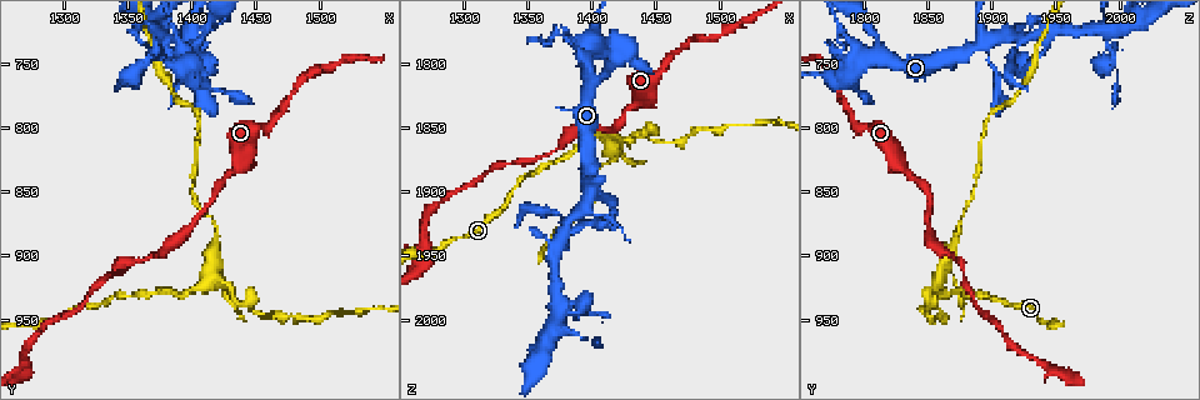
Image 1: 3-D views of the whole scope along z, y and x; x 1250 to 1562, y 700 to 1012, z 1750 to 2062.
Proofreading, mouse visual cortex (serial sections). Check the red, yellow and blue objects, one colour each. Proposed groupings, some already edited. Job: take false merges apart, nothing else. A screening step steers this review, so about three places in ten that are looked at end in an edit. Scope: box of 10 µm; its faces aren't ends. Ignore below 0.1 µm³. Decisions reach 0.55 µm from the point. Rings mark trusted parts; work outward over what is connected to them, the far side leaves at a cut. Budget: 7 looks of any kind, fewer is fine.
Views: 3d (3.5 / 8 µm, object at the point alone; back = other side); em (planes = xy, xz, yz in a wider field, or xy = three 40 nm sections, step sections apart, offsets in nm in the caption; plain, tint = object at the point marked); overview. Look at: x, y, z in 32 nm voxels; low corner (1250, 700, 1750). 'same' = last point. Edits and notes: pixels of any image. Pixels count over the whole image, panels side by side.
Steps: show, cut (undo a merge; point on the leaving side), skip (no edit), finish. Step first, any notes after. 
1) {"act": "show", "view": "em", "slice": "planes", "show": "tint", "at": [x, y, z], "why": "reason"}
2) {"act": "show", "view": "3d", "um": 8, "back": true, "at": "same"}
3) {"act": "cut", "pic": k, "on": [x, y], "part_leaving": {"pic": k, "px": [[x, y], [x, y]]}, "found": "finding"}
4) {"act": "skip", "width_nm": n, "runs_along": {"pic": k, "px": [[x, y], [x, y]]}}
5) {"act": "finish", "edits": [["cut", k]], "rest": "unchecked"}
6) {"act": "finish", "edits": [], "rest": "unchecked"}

{"act": "show", "view": "3d", "um": 3.5, "at": [1374, 724, 1942], "why": "abrupt turn"}

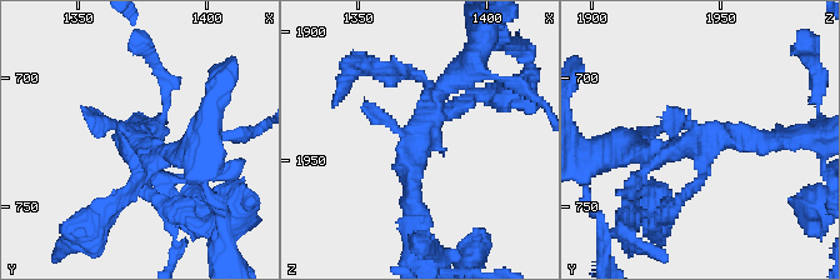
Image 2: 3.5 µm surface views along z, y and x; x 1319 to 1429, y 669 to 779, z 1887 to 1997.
{"act": "show", "view": "em", "slice": "planes", "show": "tint", "at": [1375, 727, 1942]}

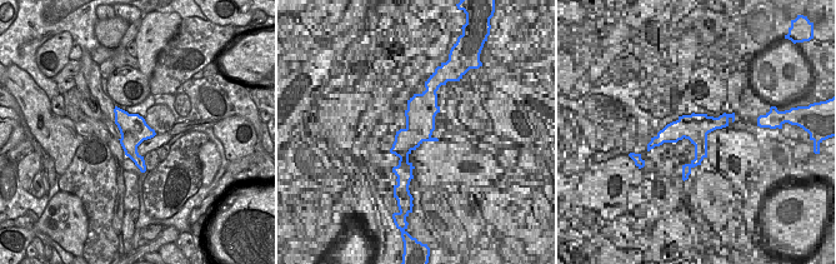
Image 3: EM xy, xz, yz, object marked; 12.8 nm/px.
{"act": "skip", "width_nm": 360, "runs_along": {"pic": 2, "px": [[461, 71], [411, 149], [411, 216]]}, "found": "all the same cell"}

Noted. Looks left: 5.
{"act": "show", "view": "3d", "um": 3.5, "at": [1418, 914, 1860], "why": "three arms meet"}

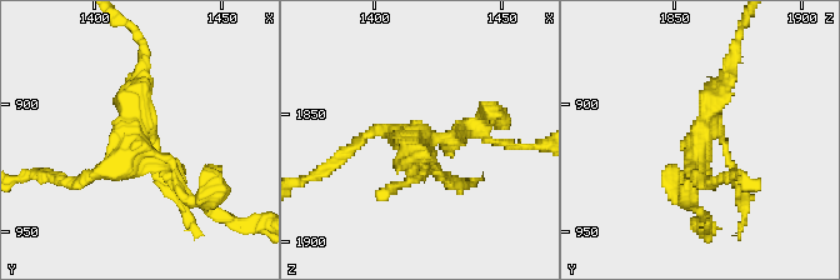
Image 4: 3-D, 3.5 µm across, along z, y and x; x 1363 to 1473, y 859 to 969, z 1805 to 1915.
{"act": "show", "view": "em", "slice": "xy", "step": 5, "show": "tint", "at": [1416, 914, 1860], "why": "shape alone is not enough"}

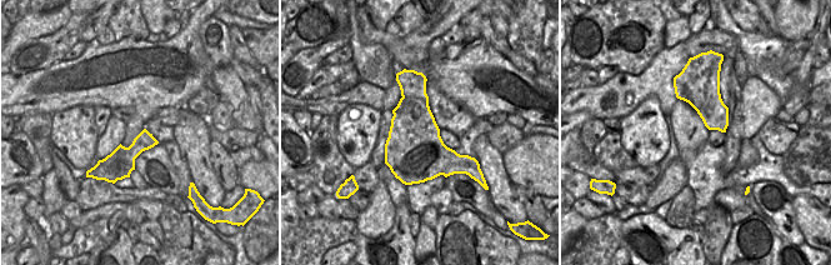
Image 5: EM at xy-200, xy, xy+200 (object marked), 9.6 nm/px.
{"act": "cut", "pic": 4, "on": [423, 156], "part_leaving": {"pic": 4, "px": [[414, 148], [425, 173], [395, 186]]}, "found": "two cells meet here"}

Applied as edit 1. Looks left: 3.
{"act": "show", "view": "overview", "why": "see it whole again"}

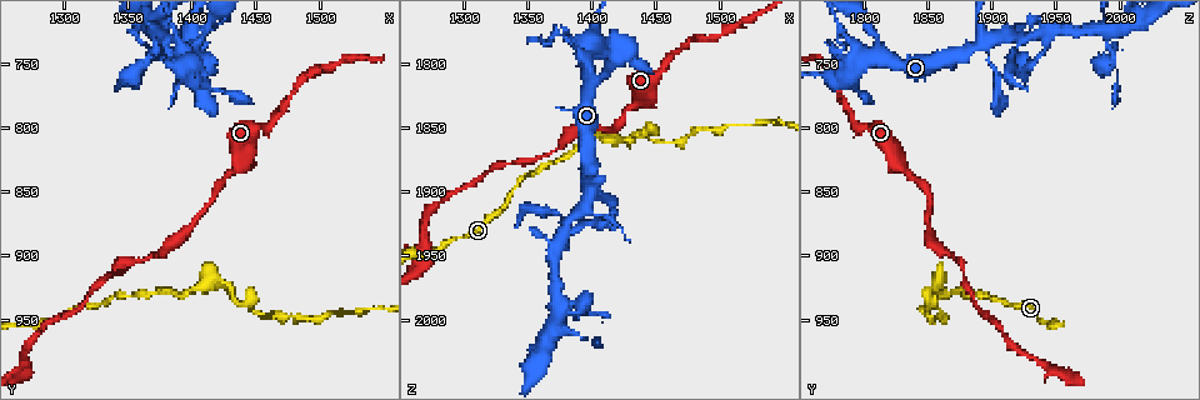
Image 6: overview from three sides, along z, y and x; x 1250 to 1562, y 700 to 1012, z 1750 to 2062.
{"act": "show", "view": "3d", "um": 3.5, "at": [1462, 946, 1860], "why": "narrows sharply"}

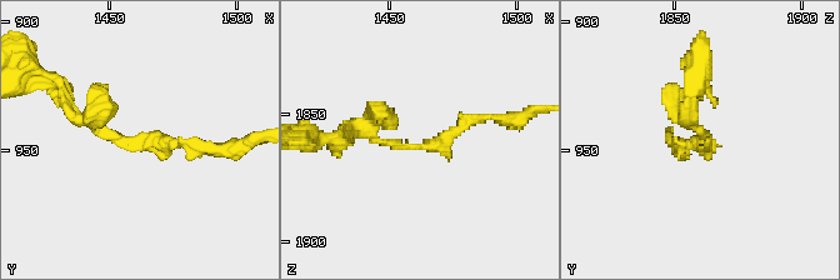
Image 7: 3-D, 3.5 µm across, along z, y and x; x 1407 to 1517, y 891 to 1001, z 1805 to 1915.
{"act": "show", "view": "em", "slice": "xy", "step": 5, "show": "tint", "at": [1462, 948, 1861], "arm_widths_nm": [150, 150]}

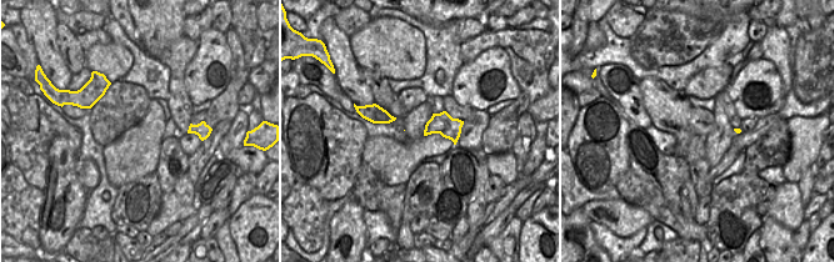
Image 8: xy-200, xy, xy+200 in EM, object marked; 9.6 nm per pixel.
{"act": "skip", "found": "one cell here"}

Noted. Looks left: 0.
{"act": "finish", "edits": [["cut", 4]], "rest": "unchecked"}

